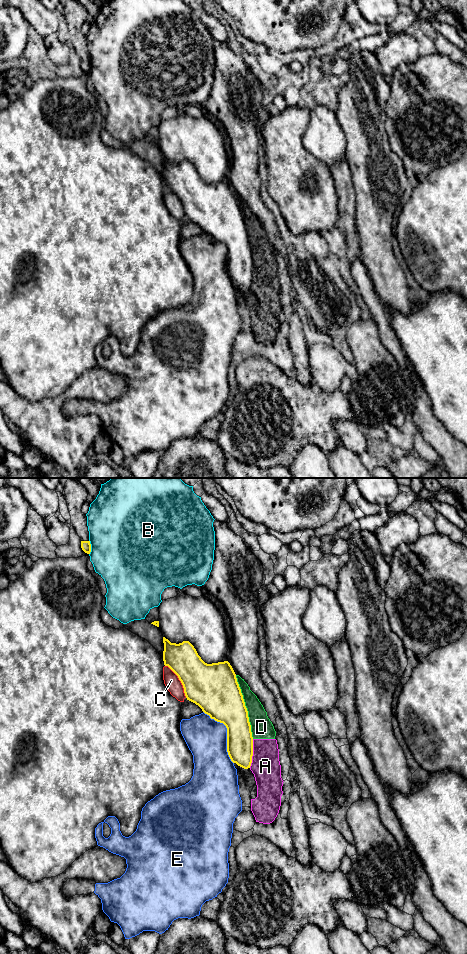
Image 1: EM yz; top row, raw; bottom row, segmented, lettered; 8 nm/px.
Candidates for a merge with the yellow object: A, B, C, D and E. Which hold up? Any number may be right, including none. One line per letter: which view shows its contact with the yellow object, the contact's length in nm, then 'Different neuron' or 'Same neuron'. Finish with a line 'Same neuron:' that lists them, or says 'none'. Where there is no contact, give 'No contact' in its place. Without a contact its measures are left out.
A: Touches yellow in yz. Shared border 240 nm. Different neuron
B: Touches yellow in yz. Shared border 120 nm. Different neuron
C: Touches yellow in yz. Shared border 320 nm. Different neuron
D: Touches yellow in yz. Shared border 550 nm. Different neuron
E: Touches yellow in yz. Shared border 480 nm. Different neuron
Same neuron: none

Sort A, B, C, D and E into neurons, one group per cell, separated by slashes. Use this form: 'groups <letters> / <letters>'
groups A D / B / C / E

